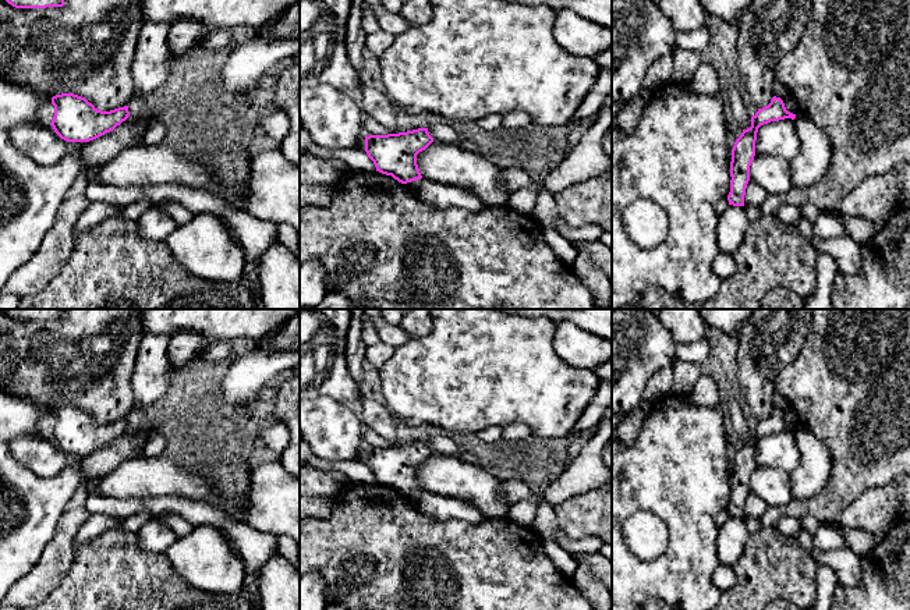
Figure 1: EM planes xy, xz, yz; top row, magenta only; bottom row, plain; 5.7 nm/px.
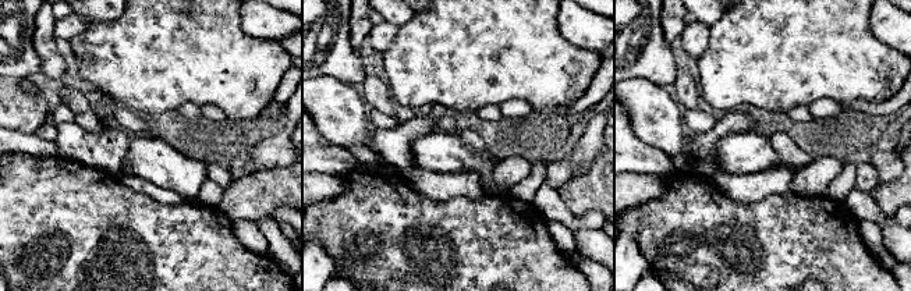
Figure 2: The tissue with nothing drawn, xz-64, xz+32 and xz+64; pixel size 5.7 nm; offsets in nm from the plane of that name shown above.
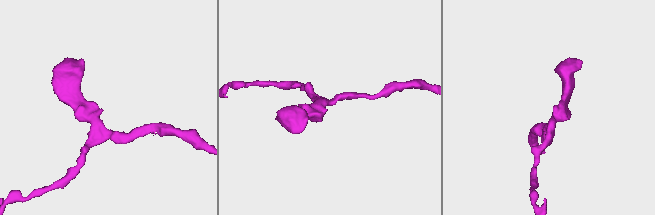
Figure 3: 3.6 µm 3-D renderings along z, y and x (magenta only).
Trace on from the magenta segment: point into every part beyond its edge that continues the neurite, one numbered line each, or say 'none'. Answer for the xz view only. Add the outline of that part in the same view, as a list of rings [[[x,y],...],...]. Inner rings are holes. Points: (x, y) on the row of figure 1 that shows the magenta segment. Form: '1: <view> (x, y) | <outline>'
1: xz (441, 195) | [[[425,178],[404,185],[424,203],[439,209],[457,206],[471,212],[479,212],[486,208],[477,195],[461,187],[439,184]]]

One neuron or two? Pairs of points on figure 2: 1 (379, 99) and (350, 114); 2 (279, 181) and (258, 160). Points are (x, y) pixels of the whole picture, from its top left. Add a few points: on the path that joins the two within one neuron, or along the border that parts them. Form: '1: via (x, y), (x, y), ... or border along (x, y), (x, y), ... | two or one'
1: border along (361, 96), (369, 107) | two
2: border along (287, 163), (279, 167), (263, 167), (245, 176) | two

